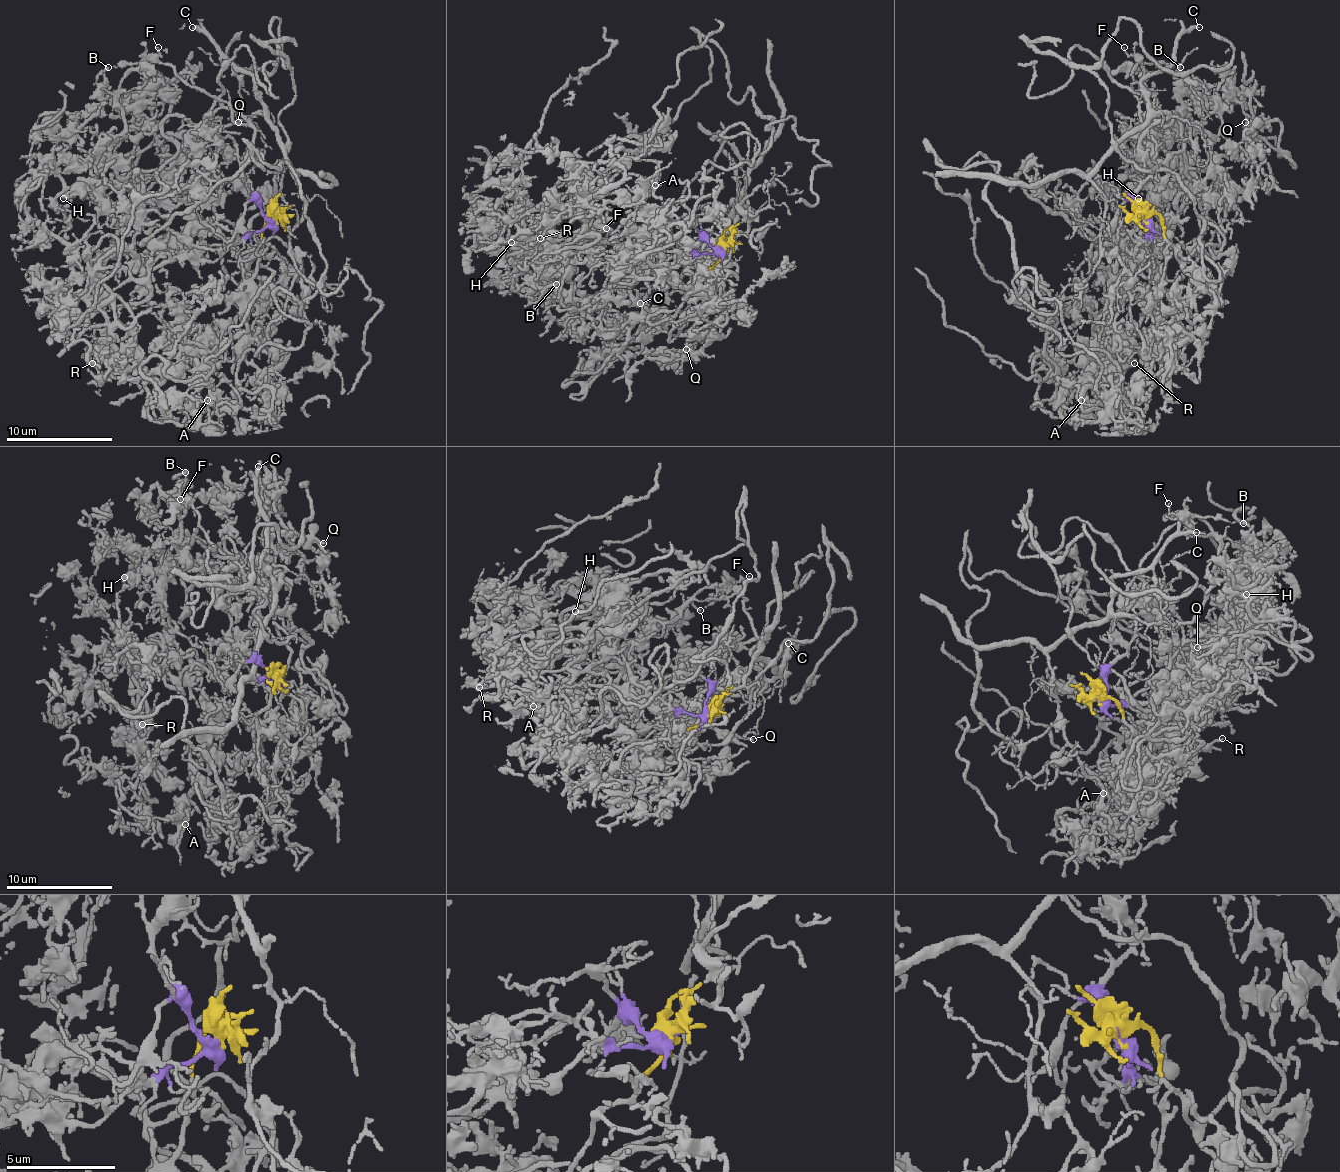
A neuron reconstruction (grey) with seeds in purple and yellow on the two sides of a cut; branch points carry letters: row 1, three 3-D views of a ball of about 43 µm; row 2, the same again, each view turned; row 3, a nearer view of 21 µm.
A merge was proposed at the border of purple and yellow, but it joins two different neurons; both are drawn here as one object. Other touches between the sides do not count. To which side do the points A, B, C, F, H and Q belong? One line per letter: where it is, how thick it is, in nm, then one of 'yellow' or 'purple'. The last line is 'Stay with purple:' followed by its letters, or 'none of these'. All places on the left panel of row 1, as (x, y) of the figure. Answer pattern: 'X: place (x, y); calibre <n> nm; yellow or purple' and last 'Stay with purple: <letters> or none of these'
A: place (207, 400); calibre 140 nm; yellow
B: place (108, 67); calibre 150 nm; yellow
C: place (192, 27); calibre 260 nm; purple
F: place (158, 47); calibre 110 nm; purple
H: place (63, 198); calibre 200 nm; yellow
Q: place (238, 122); calibre 130 nm; yellow
Stay with purple: C, F

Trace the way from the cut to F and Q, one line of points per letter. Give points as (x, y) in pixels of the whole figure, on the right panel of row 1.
F: (1143, 218), (1138, 188), (1151, 162), (1140, 143), (1148, 127), (1132, 95), (1138, 60), (1124, 47)
Q: (1143, 218), (1162, 220), (1186, 261), (1221, 242), (1218, 199), (1271, 186), (1255, 146), (1274, 135), (1245, 121)

